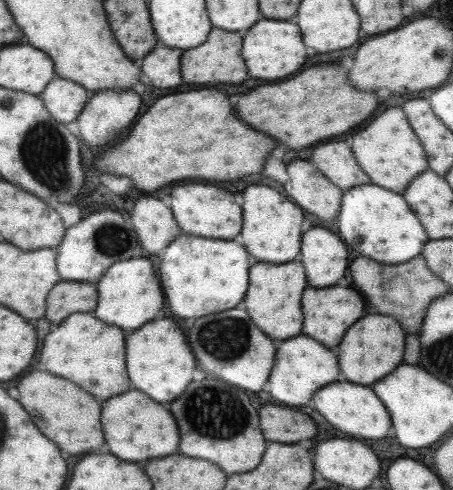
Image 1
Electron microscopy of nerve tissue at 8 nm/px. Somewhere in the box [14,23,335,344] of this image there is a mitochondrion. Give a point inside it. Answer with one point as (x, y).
(45, 150)

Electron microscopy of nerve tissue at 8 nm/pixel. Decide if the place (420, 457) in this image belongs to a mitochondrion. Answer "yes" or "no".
no

